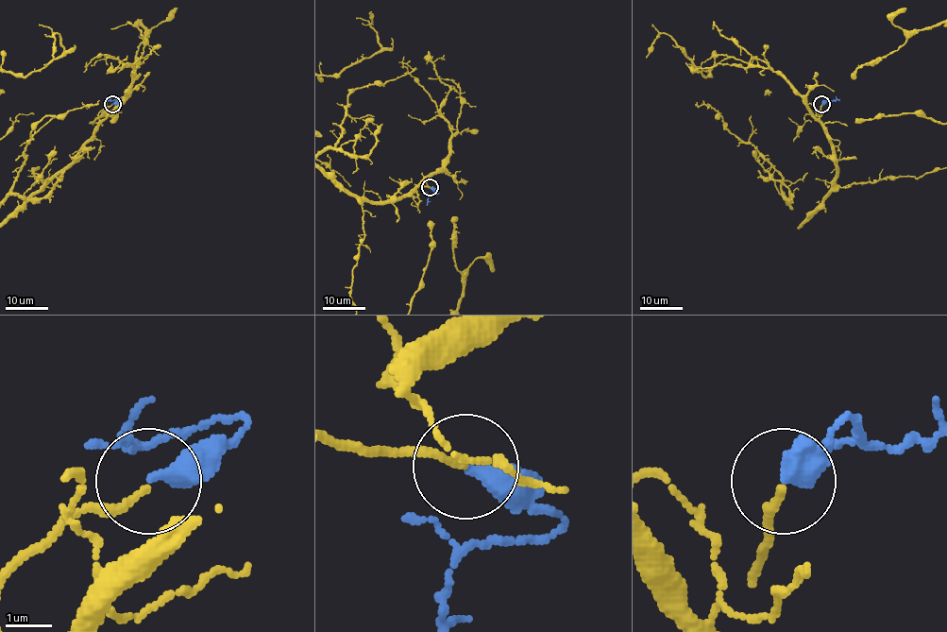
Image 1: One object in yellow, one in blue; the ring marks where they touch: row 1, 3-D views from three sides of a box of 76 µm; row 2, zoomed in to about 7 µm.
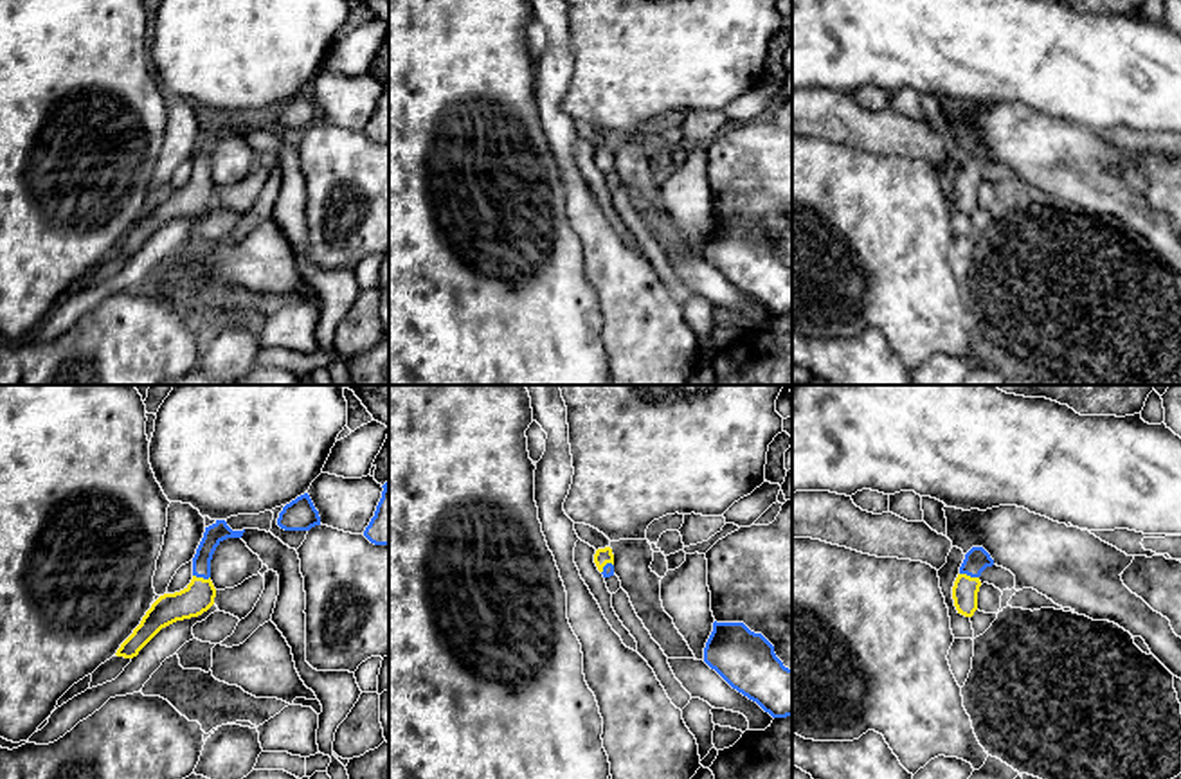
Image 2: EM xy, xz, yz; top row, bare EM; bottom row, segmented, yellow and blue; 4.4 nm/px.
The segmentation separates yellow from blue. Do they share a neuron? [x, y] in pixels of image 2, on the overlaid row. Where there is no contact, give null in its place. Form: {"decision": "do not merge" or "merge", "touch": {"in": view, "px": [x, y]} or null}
{"decision": "merge", "touch": {"in": "yz", "px": [969, 576]}}

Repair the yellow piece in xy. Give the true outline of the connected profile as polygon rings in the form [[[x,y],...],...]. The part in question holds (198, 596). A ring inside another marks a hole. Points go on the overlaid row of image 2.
[[[216,520],[212,525],[205,527],[203,538],[193,558],[191,583],[180,592],[160,595],[115,655],[133,658],[162,628],[207,612],[216,597],[216,588],[211,581],[212,554],[223,540],[241,538],[243,533],[245,529],[232,531],[225,520]]]

